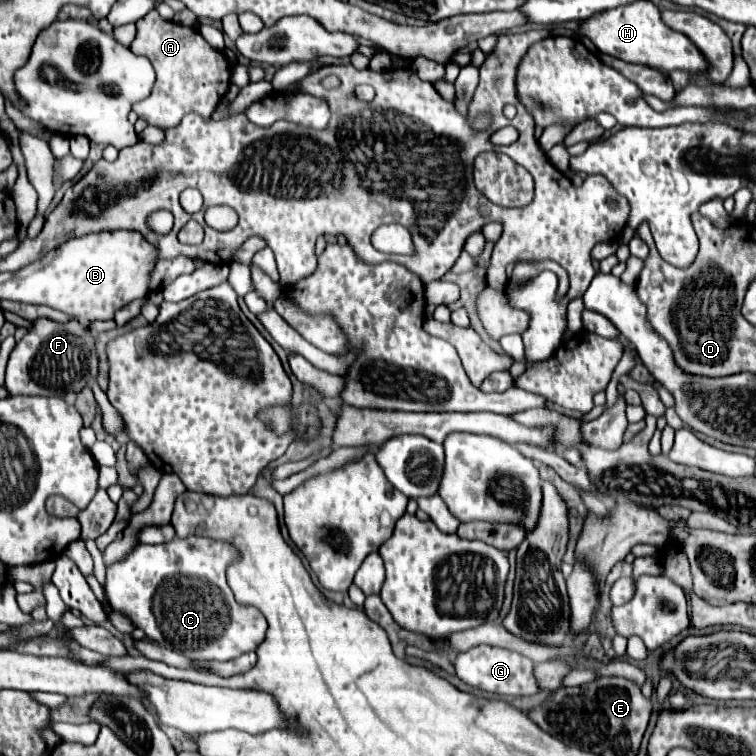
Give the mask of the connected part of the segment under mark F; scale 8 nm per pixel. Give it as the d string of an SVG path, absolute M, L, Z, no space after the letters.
M37 318L33 320L33 326L27 330L27 334L17 342L9 356L7 364L7 376L5 376L5 388L11 396L25 394L25 396L67 396L67 392L79 392L87 384L97 380L99 372L99 356L95 350L95 336L89 332L89 326L83 324L79 318L71 318L67 324L59 324L51 318Z

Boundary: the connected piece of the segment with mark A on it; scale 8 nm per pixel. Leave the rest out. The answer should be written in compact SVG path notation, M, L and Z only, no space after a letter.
M157 10L137 22L137 38L129 48L135 54L147 56L157 72L153 92L143 102L137 102L133 106L139 118L143 118L151 126L157 126L161 130L175 128L181 124L185 114L209 118L229 88L231 70L229 60L223 56L223 52L211 48L199 34L199 30L163 20L161 16L157 16Z

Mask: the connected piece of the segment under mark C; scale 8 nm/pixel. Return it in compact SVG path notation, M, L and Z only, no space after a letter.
M189 536L189 538L183 538L183 540L173 538L171 542L167 542L167 544L157 544L157 546L139 544L139 546L127 556L125 562L115 564L115 566L111 566L111 568L107 570L107 586L105 586L105 592L107 592L107 598L109 598L111 608L127 614L127 616L133 620L133 624L147 634L149 640L153 640L153 642L169 648L169 650L175 650L175 652L179 652L179 654L183 654L183 656L187 656L187 658L191 658L191 660L221 660L221 662L225 662L225 660L237 658L237 656L241 656L241 654L245 654L245 652L257 650L257 646L263 642L265 630L267 630L267 622L265 622L263 614L261 614L259 610L251 608L251 606L239 606L239 604L235 602L233 594L231 594L231 588L227 586L225 568L227 568L227 562L233 562L233 560L235 560L235 550L233 550L233 546L227 546L227 544L223 544L223 542L215 542L215 540L203 538L203 536Z

